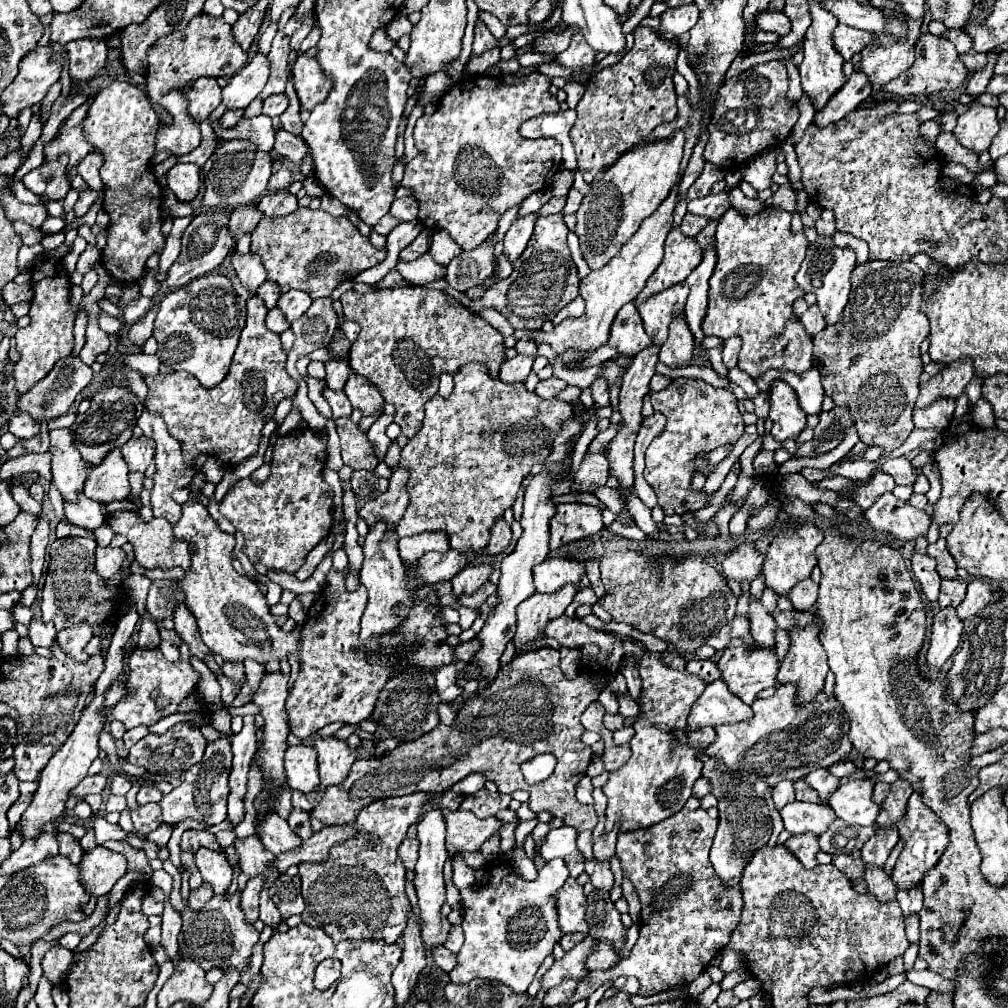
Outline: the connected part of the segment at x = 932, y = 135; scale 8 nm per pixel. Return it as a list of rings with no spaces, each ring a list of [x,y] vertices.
[[[935,119],[925,121],[925,123],[921,125],[921,133],[923,133],[923,137],[925,137],[927,141],[935,143],[935,139],[937,139],[937,135],[939,135],[939,121],[935,121]]]

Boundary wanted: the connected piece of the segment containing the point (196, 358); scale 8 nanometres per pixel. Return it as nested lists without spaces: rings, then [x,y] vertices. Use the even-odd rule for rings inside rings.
[[[203,275],[193,283],[167,293],[155,321],[153,337],[159,343],[157,357],[175,371],[187,371],[201,381],[203,387],[215,387],[225,379],[231,359],[245,327],[247,301],[239,297],[231,281],[223,275]],[[225,335],[225,337],[215,337]]]

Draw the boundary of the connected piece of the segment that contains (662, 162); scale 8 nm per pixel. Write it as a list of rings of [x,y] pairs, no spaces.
[[[677,131],[671,141],[665,139],[635,147],[621,155],[601,181],[593,183],[591,191],[583,197],[575,213],[575,235],[579,237],[583,259],[587,261],[591,271],[603,269],[621,251],[621,245],[625,245],[625,241],[629,241],[629,237],[637,233],[641,221],[665,201],[679,175],[683,143],[683,131]]]

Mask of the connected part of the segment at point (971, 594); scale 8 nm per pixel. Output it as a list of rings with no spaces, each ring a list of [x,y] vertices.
[[[985,579],[971,581],[967,587],[965,601],[957,607],[959,619],[975,617],[981,609],[985,609],[985,605],[989,605],[989,601],[991,601],[991,585]]]

